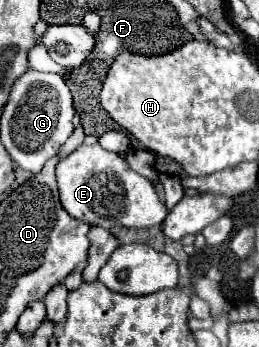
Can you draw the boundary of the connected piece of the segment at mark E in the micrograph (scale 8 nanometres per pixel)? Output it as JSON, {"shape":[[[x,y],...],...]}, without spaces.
{"shape":[[[80,145],[56,165],[56,179],[60,203],[68,215],[104,229],[114,227],[154,227],[162,225],[168,215],[166,203],[160,201],[152,181],[130,169],[126,159],[118,153],[106,151],[100,145]]]}

